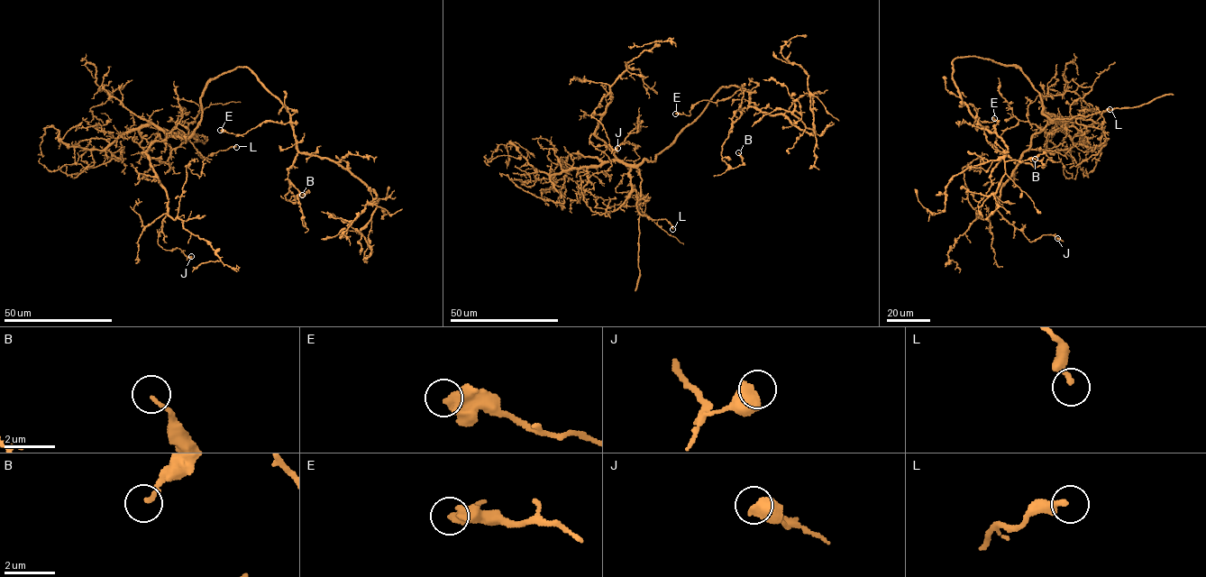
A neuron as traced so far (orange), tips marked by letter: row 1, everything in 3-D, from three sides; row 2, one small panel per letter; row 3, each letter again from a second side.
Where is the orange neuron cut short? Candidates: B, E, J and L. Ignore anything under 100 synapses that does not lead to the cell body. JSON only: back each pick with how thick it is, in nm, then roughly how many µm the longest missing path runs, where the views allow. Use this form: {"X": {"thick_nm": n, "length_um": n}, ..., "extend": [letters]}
{"extend": []}

